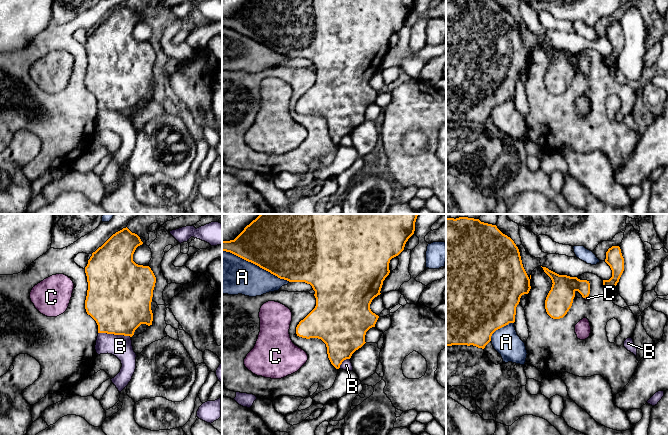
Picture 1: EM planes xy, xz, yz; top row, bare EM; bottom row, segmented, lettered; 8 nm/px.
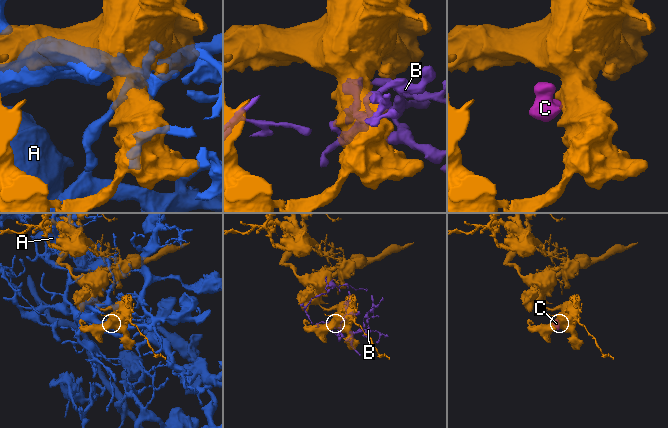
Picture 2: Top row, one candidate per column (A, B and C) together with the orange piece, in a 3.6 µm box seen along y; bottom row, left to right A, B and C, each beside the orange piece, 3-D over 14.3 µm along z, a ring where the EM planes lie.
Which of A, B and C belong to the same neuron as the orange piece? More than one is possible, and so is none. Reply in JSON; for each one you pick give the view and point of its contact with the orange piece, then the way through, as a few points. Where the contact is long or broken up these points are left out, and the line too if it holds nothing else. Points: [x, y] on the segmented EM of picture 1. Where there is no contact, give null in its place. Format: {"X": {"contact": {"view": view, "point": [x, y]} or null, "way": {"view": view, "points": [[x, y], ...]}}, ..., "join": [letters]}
{"C": {"contact": {"view": "yz", "point": [586, 296]}, "way": {"view": "yz", "points": [[559, 300], [571, 288], [586, 296], [587, 298]]}}, "join": ["C"]}

